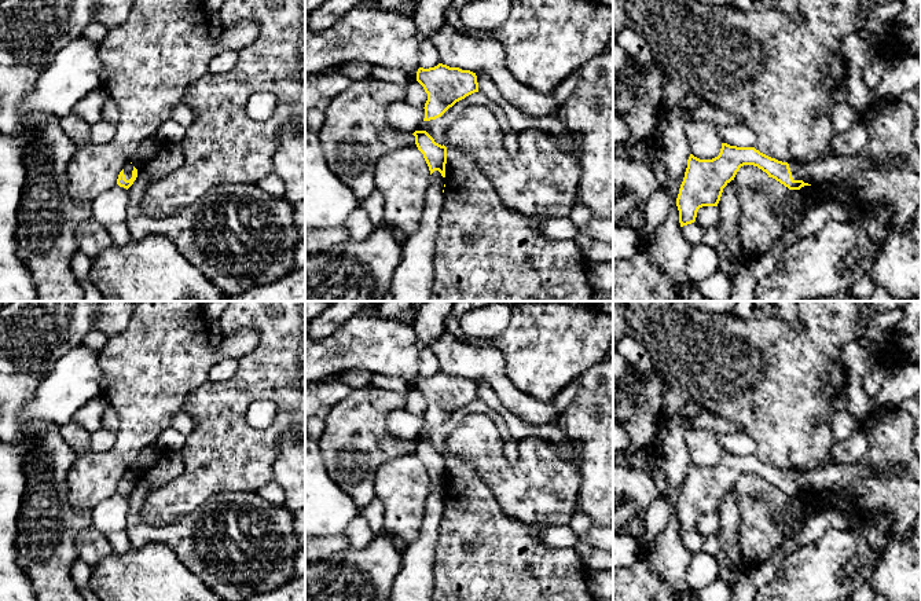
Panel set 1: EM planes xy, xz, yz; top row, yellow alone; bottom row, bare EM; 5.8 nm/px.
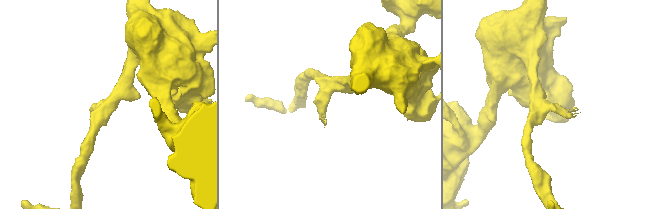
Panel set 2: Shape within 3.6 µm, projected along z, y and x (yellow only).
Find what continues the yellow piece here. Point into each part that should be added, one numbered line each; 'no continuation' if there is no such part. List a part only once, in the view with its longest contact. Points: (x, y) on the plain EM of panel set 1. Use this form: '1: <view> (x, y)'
no continuation

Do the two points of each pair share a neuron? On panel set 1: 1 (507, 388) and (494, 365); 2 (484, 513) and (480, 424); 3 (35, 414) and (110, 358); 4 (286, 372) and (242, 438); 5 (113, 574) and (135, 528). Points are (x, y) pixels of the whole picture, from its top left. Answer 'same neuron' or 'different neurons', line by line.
1: same neuron
2: different neurons
3: different neurons
4: same neuron
5: different neurons

